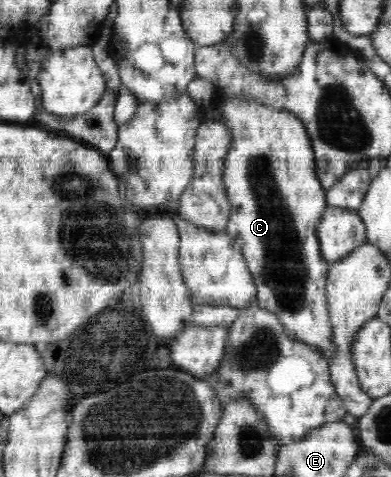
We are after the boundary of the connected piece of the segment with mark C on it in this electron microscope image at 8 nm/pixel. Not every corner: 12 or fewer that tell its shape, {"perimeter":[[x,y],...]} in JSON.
{"perimeter":[[225,99],[226,232],[255,302],[332,365],[307,128]]}

